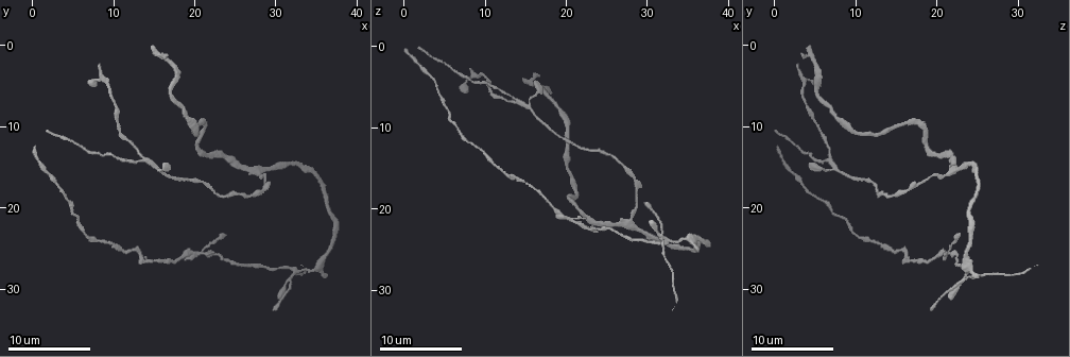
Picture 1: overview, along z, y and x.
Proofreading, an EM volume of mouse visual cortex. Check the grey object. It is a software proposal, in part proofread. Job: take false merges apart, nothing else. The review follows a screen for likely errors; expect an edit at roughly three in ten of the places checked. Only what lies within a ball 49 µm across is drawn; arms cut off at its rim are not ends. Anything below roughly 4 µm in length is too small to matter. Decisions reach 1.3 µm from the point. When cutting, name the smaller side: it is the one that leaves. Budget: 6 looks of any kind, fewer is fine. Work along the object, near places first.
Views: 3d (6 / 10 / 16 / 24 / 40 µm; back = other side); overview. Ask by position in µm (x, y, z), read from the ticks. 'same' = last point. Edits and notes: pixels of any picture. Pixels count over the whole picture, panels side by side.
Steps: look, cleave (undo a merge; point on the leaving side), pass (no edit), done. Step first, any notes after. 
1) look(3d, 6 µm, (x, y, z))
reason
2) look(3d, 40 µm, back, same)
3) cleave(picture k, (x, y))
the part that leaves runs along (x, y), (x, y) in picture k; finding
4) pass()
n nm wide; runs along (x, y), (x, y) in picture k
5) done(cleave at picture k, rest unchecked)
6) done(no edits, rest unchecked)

look(3d, 6 µm, (20.8, 25.2, 21.4))
four arms meet

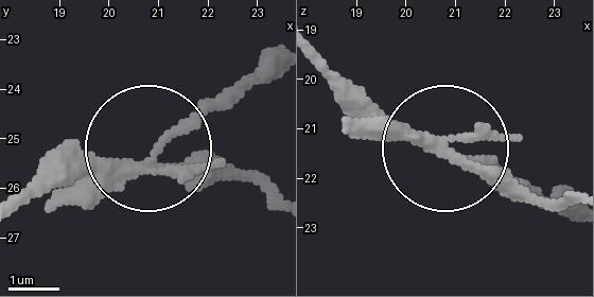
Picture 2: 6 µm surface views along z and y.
cleave(picture 2, (173, 133))
4 arms; the part that leaves runs along (118, 180), (278, 75) in picture 2; two neurons meet here

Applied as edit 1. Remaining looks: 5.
look(3d, 10 µm, (19.0, 16.6, 10.8))
thin neck

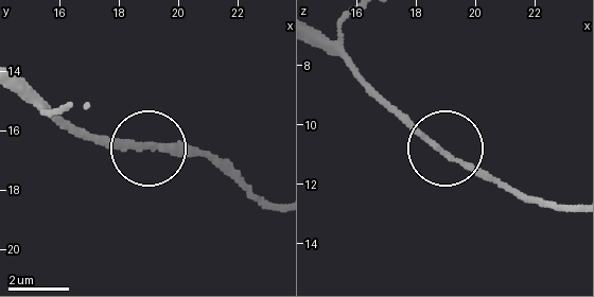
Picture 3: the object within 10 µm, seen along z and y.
pass()
one neuron here

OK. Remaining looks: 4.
look(3d, 10 µm, (27.8, 16.0, 21.4))

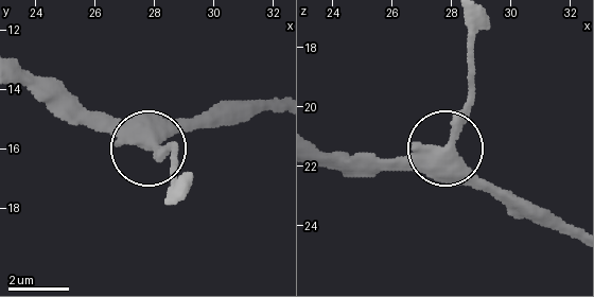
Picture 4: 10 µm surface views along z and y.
look(3d, 6 µm, (27.8, 16.0, 21.4))
closer look

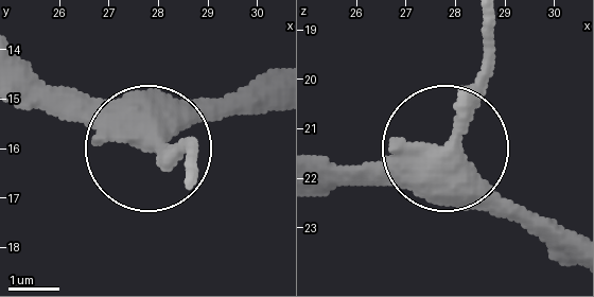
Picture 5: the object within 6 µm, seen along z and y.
pass()
430 nm wide; runs along (274, 79), (210, 100), (146, 146), (20, 104) in picture 5; one neuron here

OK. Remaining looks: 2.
done(cleave at picture 2, rest unchecked)

